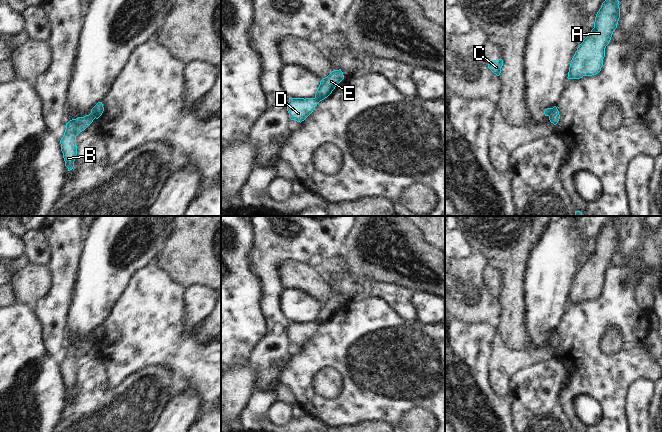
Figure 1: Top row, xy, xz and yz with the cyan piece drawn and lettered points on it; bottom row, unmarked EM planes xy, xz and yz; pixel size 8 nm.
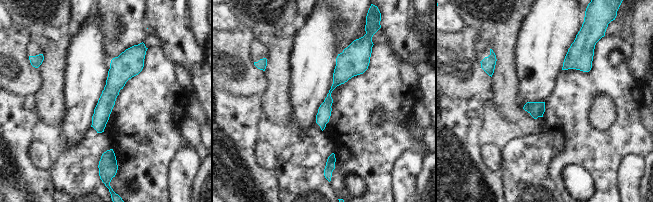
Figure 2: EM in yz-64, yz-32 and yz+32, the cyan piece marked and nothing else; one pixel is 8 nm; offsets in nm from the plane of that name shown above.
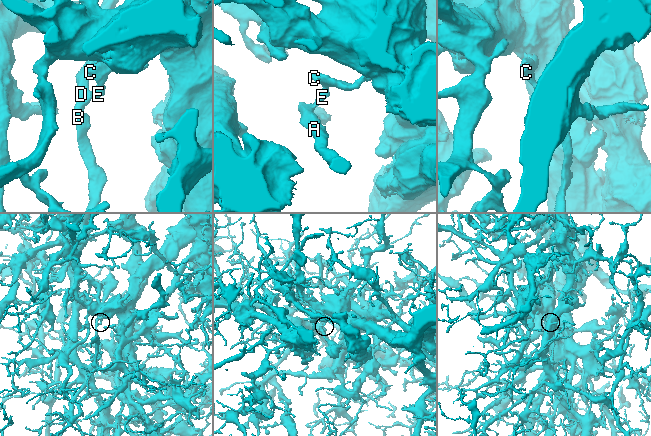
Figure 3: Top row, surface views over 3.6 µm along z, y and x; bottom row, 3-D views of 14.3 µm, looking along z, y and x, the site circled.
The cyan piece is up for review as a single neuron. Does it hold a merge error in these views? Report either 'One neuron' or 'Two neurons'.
Two neurons

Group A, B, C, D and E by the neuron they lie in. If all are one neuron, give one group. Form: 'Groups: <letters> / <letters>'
Groups: A B D / C E

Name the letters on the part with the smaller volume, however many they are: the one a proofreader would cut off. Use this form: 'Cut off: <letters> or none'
Cut off: C, E

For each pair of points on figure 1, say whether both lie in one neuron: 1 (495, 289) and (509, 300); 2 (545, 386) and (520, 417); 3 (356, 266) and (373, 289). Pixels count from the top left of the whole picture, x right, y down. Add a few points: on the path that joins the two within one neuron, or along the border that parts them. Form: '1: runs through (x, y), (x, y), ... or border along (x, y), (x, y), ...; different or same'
1: border along (497, 271), (502, 284), (499, 299); different
2: runs through (537, 394), (535, 402), (528, 409); same
3: border along (376, 280), (397, 283), (399, 285); different

